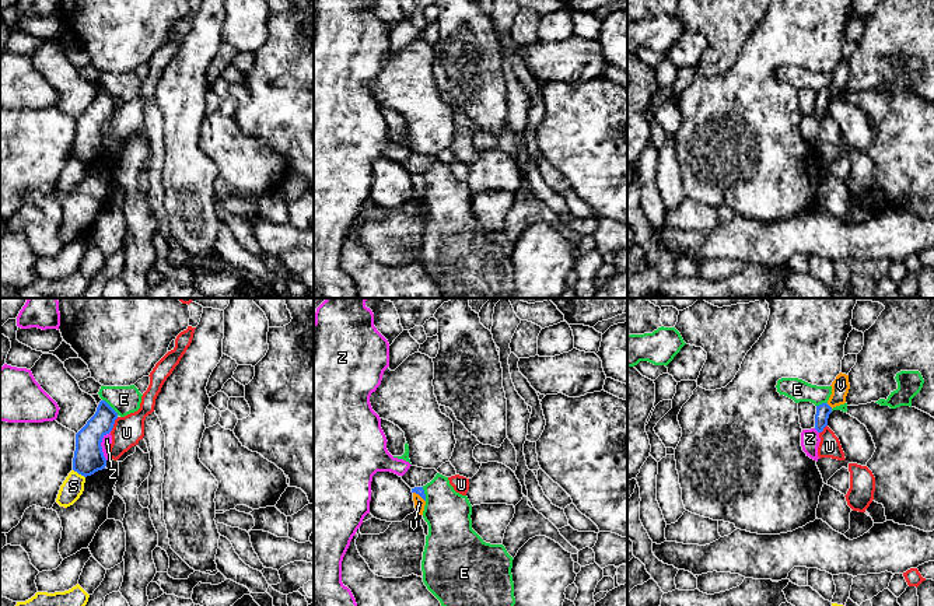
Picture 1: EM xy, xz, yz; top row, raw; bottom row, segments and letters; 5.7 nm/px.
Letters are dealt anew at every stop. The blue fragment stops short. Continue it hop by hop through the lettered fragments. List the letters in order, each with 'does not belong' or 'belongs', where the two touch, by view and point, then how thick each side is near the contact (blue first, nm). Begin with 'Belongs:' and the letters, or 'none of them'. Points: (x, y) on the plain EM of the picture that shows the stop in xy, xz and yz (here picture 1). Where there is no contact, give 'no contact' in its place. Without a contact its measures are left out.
Belongs: V
E: does not belong | xy (111, 94) | 150/160 nm
S: does not belong | xy (79, 160) | 180/120 nm
U: does not belong | xy (114, 109) | 180/170 nm
V: belongs | yz (828, 91) | 80/100 nm
Z: does not belong | xy (100, 132) | 180/60 nm

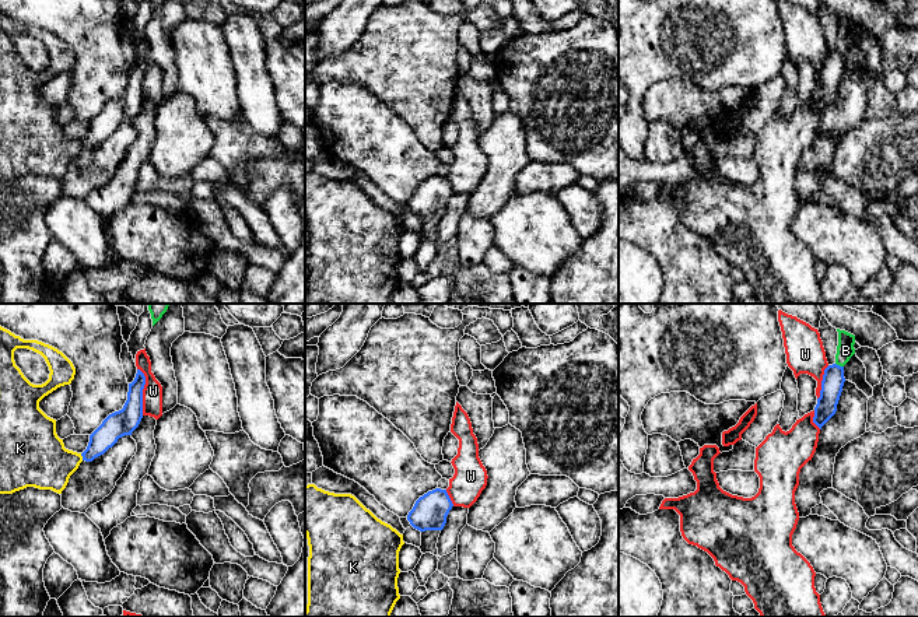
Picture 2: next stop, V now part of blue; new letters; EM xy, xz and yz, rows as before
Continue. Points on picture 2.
Belongs: B
B: belongs | yz (838, 52) | 130/100 nm
K: does not belong | xy (81, 142) | 140/320 nm
W: does not belong | xy (142, 79) | 150/110 nm

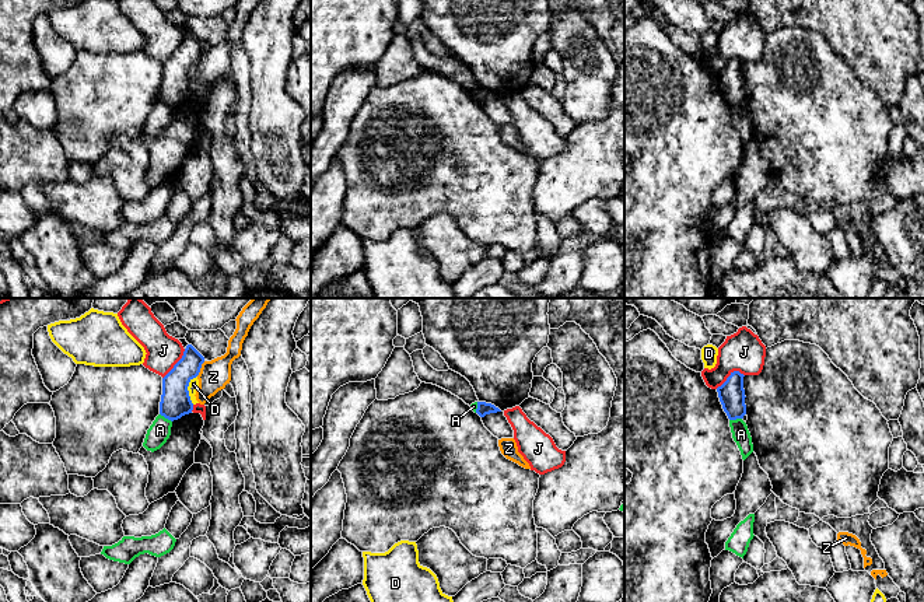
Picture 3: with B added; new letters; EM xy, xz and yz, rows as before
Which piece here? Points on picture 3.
Belongs: none of them
A: does not belong | xy (165, 104) | 180/120 nm
D: does not belong | xy (186, 76) | 180/60 nm
J: does not belong | yz (730, 62) | 150/240 nm
Z: does not belong | xy (200, 53) | 180/170 nm

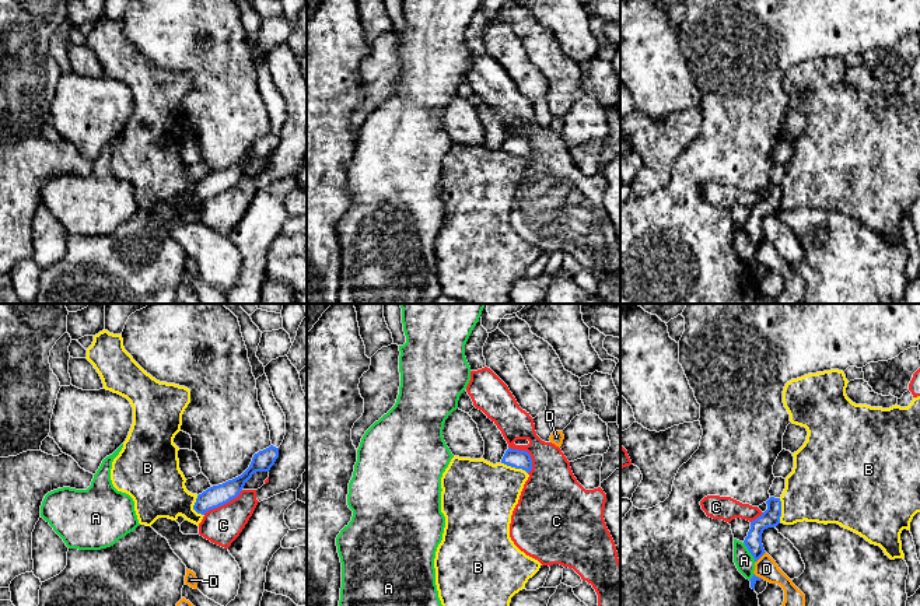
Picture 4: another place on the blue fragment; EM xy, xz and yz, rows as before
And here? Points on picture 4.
Belongs: none of them
A: does not belong | yz (749, 238) | 110/110 nm
B: does not belong | xz (514, 153) | 110/380 nm
C: does not belong | xy (223, 191) | 120/220 nm
D: does not belong | yz (761, 242) | 110/130 nm

